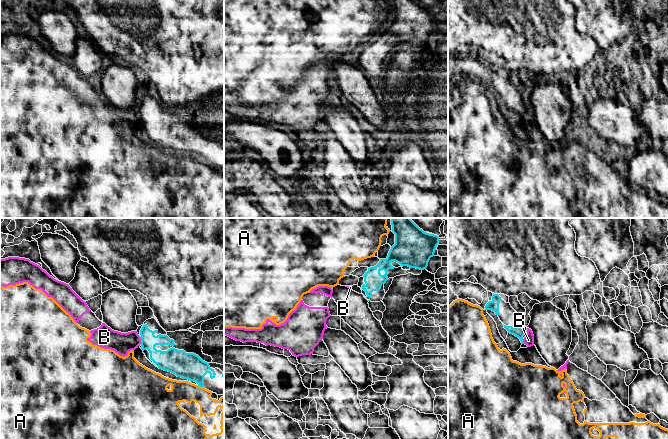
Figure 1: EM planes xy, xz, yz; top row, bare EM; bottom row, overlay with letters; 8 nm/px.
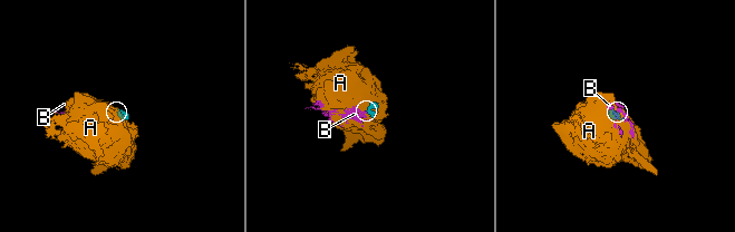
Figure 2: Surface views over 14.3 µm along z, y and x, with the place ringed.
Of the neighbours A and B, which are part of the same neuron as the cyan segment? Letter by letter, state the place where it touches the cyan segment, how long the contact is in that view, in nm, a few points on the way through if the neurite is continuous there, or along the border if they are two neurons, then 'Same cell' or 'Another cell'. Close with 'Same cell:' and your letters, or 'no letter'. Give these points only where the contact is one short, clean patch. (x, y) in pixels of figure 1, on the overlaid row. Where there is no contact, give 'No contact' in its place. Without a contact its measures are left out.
A: Touches cyan at xy (201, 386). Shared border 50 nm. Boundary: xy (198, 385), (203, 388). Another cell
B: Touches cyan at xy (141, 340). Shared border 60 nm. Boundary: xy (140, 337), (141, 343). Another cell
Same cell: no letter

